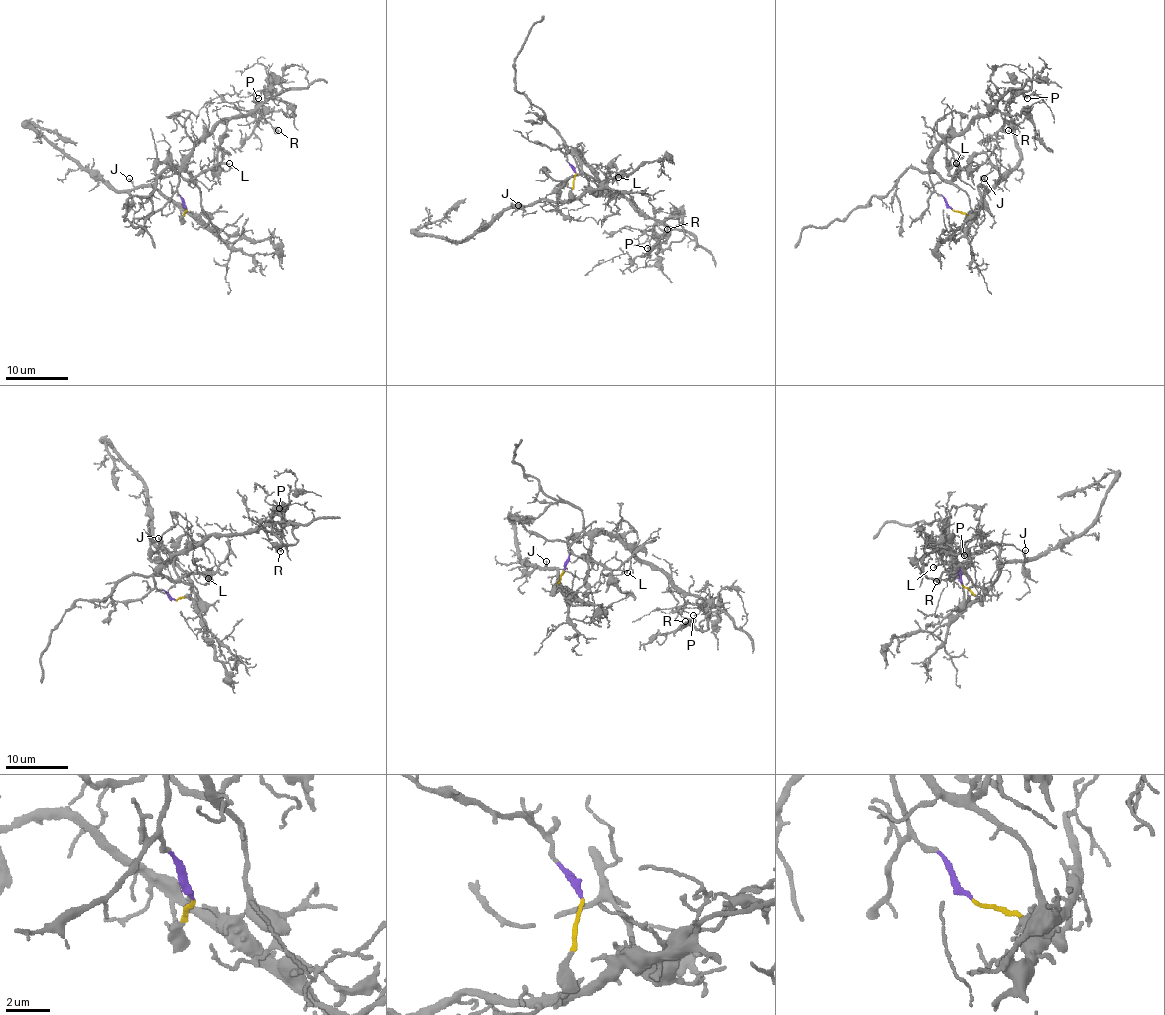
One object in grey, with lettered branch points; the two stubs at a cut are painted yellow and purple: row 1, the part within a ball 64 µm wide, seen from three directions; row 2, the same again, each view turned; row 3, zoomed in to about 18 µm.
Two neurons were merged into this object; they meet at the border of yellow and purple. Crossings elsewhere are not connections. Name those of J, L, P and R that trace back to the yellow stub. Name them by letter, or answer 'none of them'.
J

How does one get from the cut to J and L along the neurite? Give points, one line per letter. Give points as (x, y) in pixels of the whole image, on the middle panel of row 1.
J: (576, 173), (574, 187), (566, 201), (541, 201), (520, 208), (517, 205)
L: (576, 173), (566, 157), (568, 150), (582, 171), (600, 180), (619, 177)

